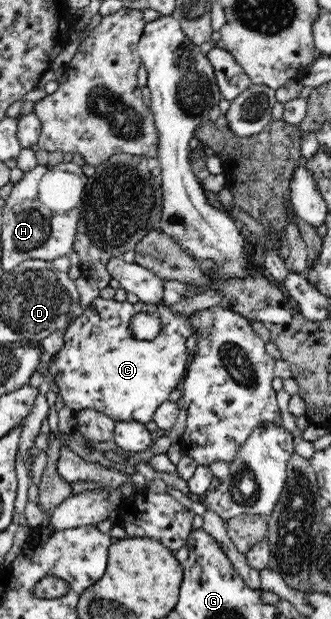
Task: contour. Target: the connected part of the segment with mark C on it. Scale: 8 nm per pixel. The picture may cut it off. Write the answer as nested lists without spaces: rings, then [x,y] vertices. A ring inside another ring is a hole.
[[[100,296],[86,306],[82,315],[75,319],[64,333],[63,348],[49,363],[48,371],[57,384],[60,397],[74,411],[90,407],[119,421],[139,421],[147,424],[154,419],[155,410],[169,399],[174,389],[181,388],[181,383],[187,373],[192,358],[187,352],[187,339],[194,332],[191,314],[173,312],[169,304],[162,302],[158,305],[143,303],[119,303],[113,298],[102,299]],[[137,313],[158,314],[161,318],[161,332],[151,340],[136,341],[131,336],[130,322]]]

